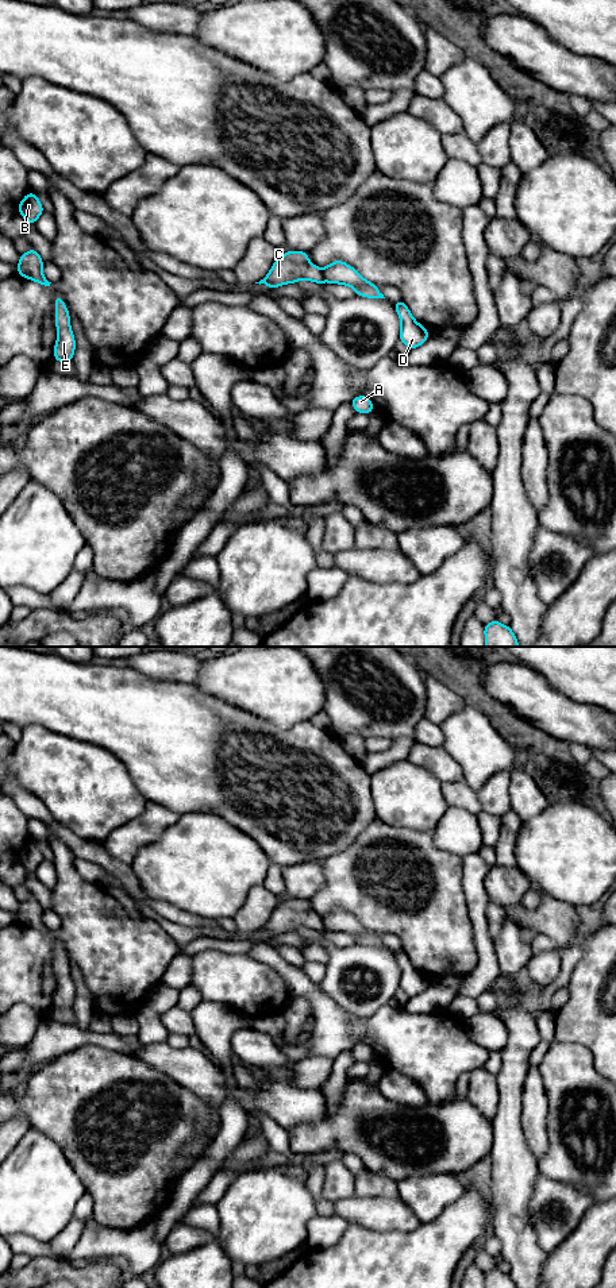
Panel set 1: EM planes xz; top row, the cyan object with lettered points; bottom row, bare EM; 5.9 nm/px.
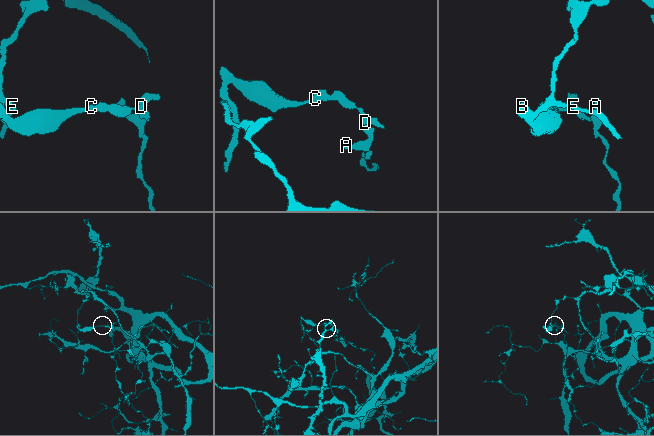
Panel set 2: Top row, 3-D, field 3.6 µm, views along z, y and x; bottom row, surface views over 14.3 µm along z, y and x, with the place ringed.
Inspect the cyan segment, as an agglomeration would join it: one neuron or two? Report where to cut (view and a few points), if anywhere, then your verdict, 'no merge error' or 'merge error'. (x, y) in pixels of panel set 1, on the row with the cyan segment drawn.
xz (322, 269), (324, 280) | merge error

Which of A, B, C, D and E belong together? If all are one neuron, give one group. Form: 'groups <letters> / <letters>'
groups A D / B C E

